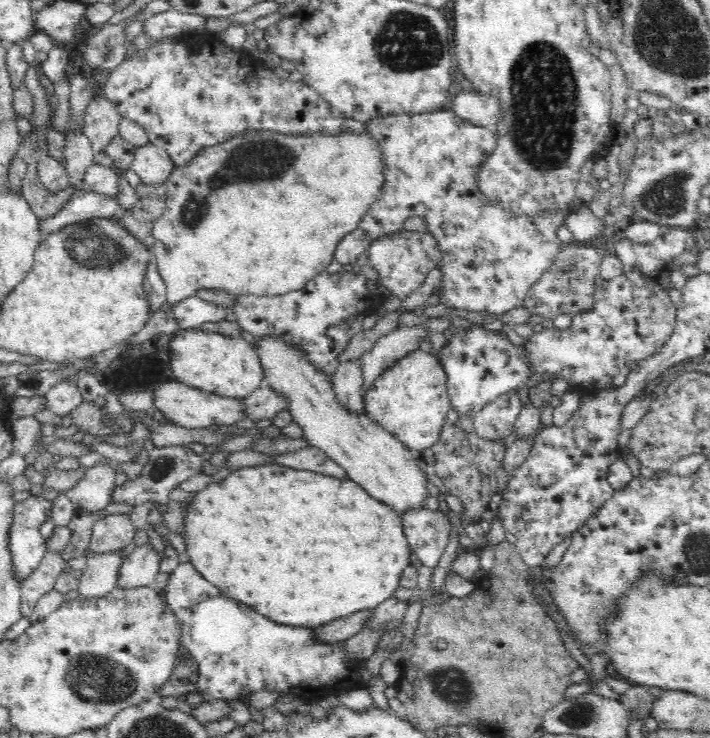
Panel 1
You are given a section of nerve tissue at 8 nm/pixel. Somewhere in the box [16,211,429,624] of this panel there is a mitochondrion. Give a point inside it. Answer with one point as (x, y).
(95, 248)

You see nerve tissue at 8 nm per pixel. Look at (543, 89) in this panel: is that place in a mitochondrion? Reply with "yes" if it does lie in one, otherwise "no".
yes

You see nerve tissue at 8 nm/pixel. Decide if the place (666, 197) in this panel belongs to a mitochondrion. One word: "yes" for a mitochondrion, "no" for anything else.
yes

